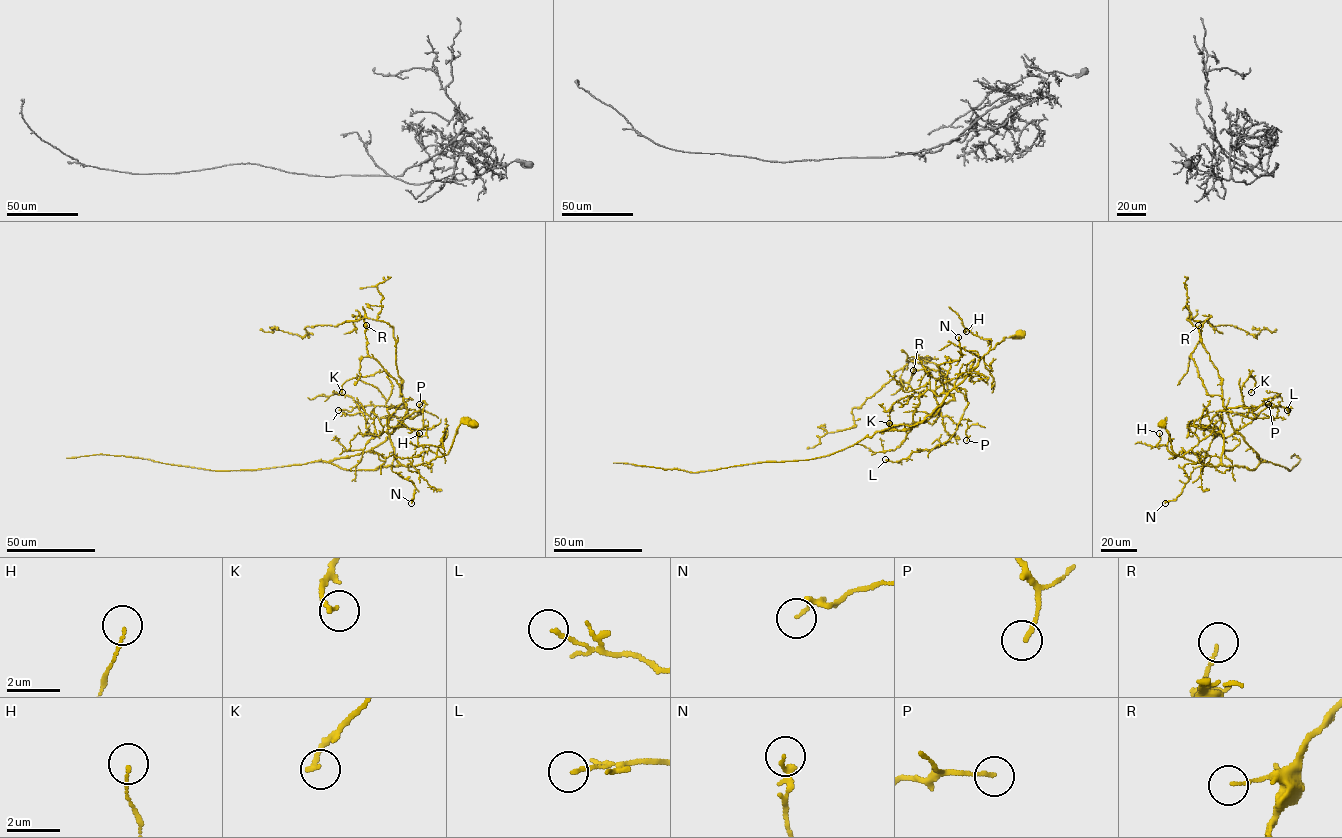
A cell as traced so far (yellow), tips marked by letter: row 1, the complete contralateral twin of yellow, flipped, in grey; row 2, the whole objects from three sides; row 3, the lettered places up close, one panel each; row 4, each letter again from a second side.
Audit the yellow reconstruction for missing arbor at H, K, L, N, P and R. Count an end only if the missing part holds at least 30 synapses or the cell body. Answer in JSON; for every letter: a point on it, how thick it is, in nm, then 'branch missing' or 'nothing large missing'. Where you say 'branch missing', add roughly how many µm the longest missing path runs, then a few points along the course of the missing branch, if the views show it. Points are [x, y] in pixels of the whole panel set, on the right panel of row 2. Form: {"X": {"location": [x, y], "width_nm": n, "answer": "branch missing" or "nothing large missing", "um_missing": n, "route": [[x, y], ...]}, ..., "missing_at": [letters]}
{"H": {"location": [1159, 433], "width_nm": 100, "answer": "nothing large missing"}, "K": {"location": [1251, 392], "width_nm": 170, "answer": "nothing large missing"}, "L": {"location": [1287, 410], "width_nm": 130, "answer": "nothing large missing"}, "N": {"location": [1165, 503], "width_nm": 140, "answer": "nothing large missing"}, "P": {"location": [1268, 404], "width_nm": 140, "answer": "nothing large missing"}, "R": {"location": [1198, 325], "width_nm": 110, "answer": "nothing large missing"}, "missing_at": []}

